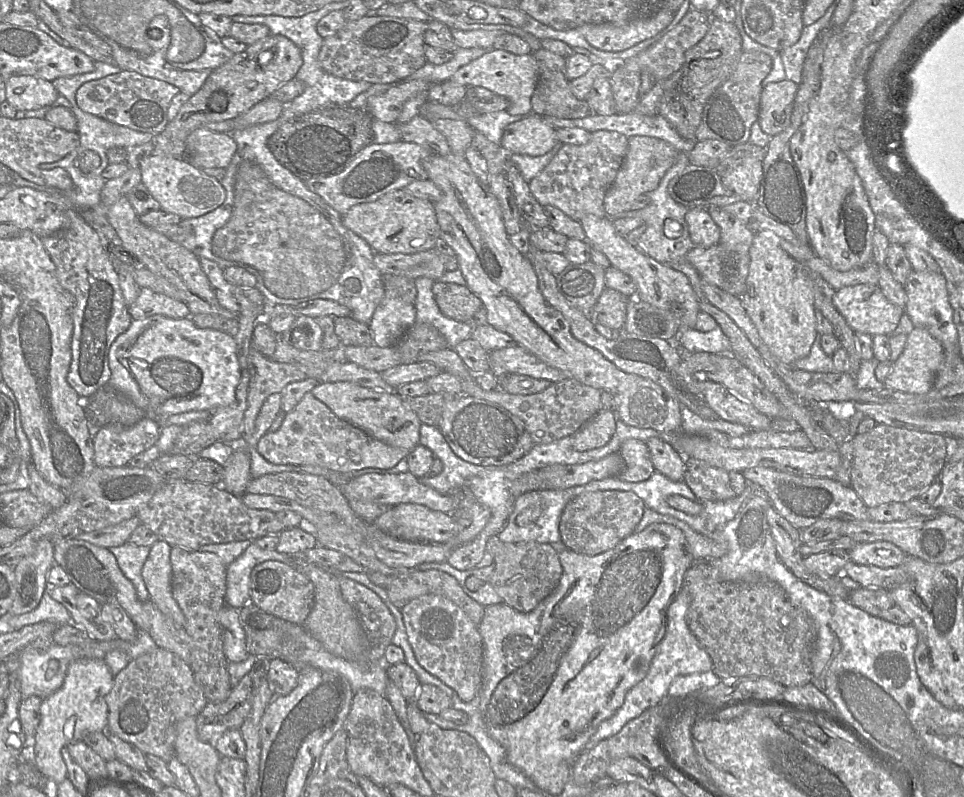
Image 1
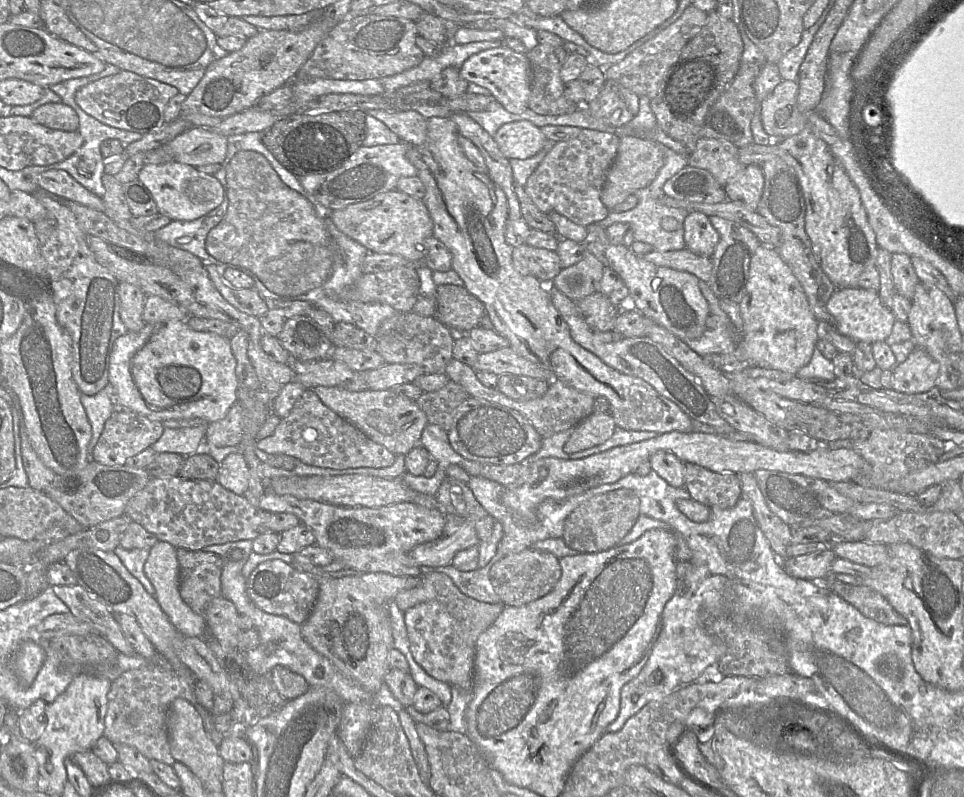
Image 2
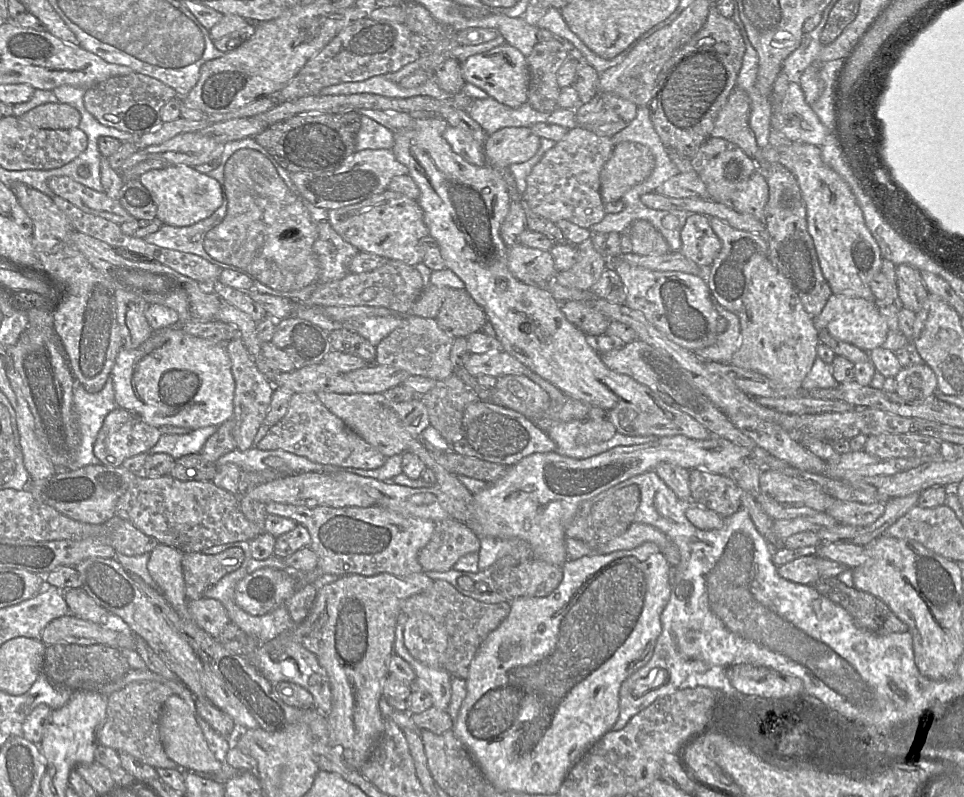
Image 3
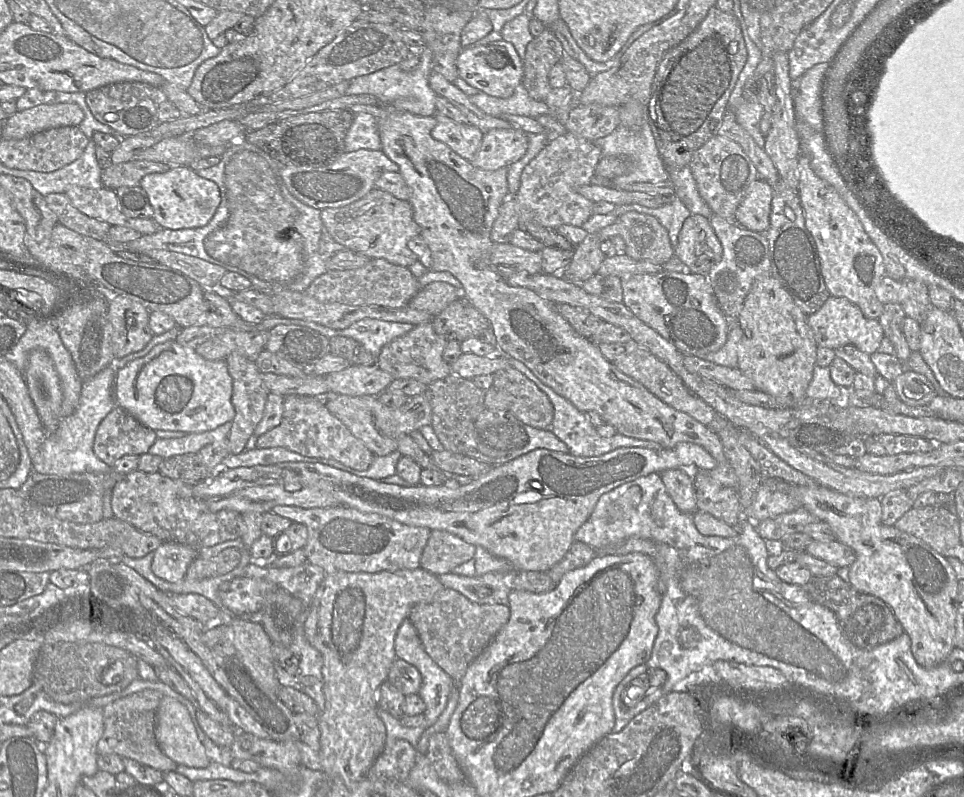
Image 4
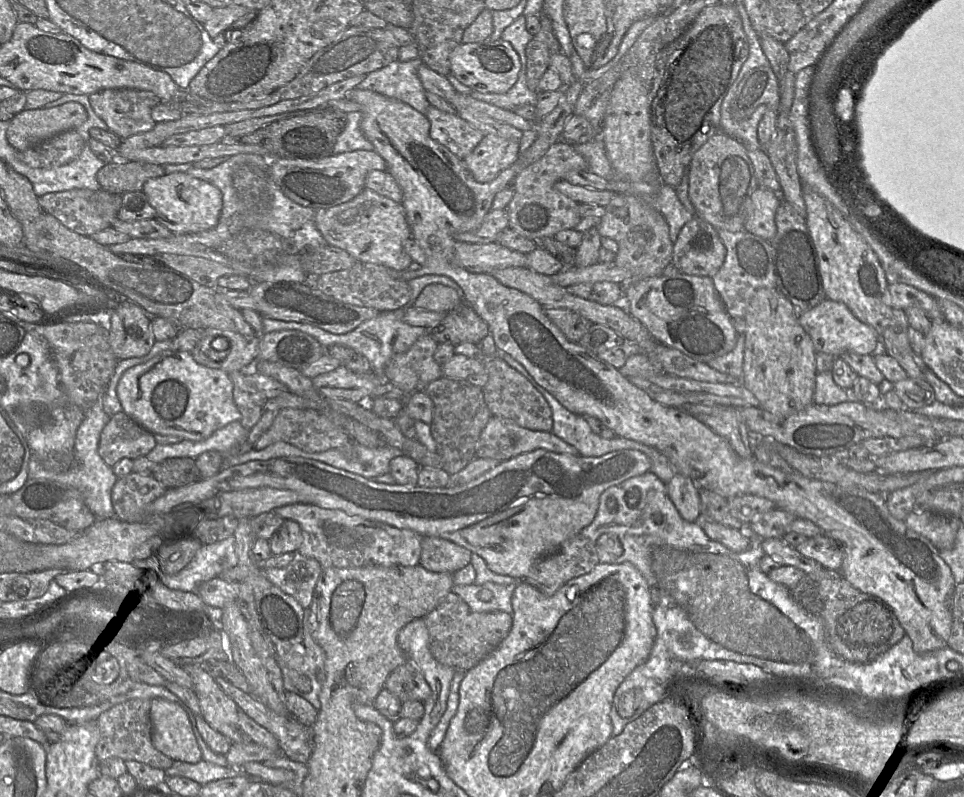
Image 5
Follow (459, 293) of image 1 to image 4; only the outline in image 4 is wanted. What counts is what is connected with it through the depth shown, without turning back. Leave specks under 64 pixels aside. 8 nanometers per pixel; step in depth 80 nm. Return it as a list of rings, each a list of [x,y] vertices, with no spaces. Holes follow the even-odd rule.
[[[460,295],[432,319],[434,331],[449,340],[481,337],[490,327],[489,320],[465,297]]]

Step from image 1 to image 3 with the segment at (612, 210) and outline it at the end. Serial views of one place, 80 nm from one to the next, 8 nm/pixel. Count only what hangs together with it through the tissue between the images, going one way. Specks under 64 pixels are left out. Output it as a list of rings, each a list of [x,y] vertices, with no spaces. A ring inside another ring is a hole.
[[[620,142],[600,172],[600,193],[605,203],[622,199],[633,186],[653,171],[655,159],[650,149],[634,142]]]

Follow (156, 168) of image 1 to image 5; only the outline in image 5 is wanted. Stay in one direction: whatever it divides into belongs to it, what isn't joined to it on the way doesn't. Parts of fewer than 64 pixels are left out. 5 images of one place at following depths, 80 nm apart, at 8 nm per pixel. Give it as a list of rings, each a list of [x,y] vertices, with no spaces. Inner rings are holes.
[[[173,172],[148,179],[142,191],[155,209],[155,219],[172,234],[198,233],[214,228],[222,209],[222,193],[214,185],[195,178],[187,172]]]

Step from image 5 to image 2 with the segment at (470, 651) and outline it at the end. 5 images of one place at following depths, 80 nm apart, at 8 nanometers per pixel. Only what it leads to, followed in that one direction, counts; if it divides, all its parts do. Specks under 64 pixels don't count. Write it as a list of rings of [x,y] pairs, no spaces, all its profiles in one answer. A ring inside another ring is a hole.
[[[430,572],[421,575],[420,578],[421,581],[416,587],[404,590],[396,595],[394,601],[397,606],[405,612],[421,603],[439,602],[457,620],[469,639],[469,644],[474,645],[475,648],[479,636],[494,623],[505,607],[501,602],[496,604],[485,603],[466,596],[454,584],[453,580],[444,573]]]

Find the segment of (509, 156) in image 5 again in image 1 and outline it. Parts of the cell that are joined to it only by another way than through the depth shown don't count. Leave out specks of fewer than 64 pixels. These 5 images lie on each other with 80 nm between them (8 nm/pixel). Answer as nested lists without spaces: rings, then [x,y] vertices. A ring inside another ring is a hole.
[[[535,113],[506,126],[500,145],[508,154],[542,156],[558,142],[556,129]]]

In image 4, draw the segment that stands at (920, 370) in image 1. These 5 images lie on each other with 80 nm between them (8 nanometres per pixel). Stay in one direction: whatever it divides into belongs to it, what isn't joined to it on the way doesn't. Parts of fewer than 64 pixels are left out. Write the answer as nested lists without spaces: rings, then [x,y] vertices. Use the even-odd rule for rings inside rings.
[[[906,368],[894,381],[899,398],[911,406],[928,405],[937,395],[932,383],[922,374]]]

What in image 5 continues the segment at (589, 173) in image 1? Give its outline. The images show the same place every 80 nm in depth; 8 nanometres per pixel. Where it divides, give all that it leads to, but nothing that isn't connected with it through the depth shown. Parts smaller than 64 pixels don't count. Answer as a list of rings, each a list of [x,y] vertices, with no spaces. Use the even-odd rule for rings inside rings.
[[[560,139],[538,161],[521,171],[512,182],[511,186],[514,189],[514,195],[507,208],[509,217],[508,227],[532,240],[546,236],[554,237],[561,230],[574,229],[582,219],[579,212],[579,203],[560,193],[554,187],[555,183],[563,180],[570,171],[588,171],[588,164],[586,159],[575,150],[574,145]]]

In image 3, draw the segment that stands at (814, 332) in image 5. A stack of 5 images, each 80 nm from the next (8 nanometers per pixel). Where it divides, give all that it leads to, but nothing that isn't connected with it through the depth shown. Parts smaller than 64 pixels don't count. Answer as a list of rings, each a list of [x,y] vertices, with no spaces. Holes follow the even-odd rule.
[[[833,293],[821,313],[813,319],[818,332],[827,330],[833,337],[853,344],[866,352],[882,346],[889,331],[887,321],[880,313],[876,301],[841,294]]]

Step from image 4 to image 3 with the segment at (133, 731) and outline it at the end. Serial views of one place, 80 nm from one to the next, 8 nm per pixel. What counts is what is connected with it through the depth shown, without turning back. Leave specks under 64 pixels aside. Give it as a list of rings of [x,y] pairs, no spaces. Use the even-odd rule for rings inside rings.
[[[135,681],[108,696],[107,715],[99,734],[99,744],[126,752],[154,768],[178,769],[166,754],[159,733],[159,720],[167,698],[173,695],[168,686],[156,681]]]

